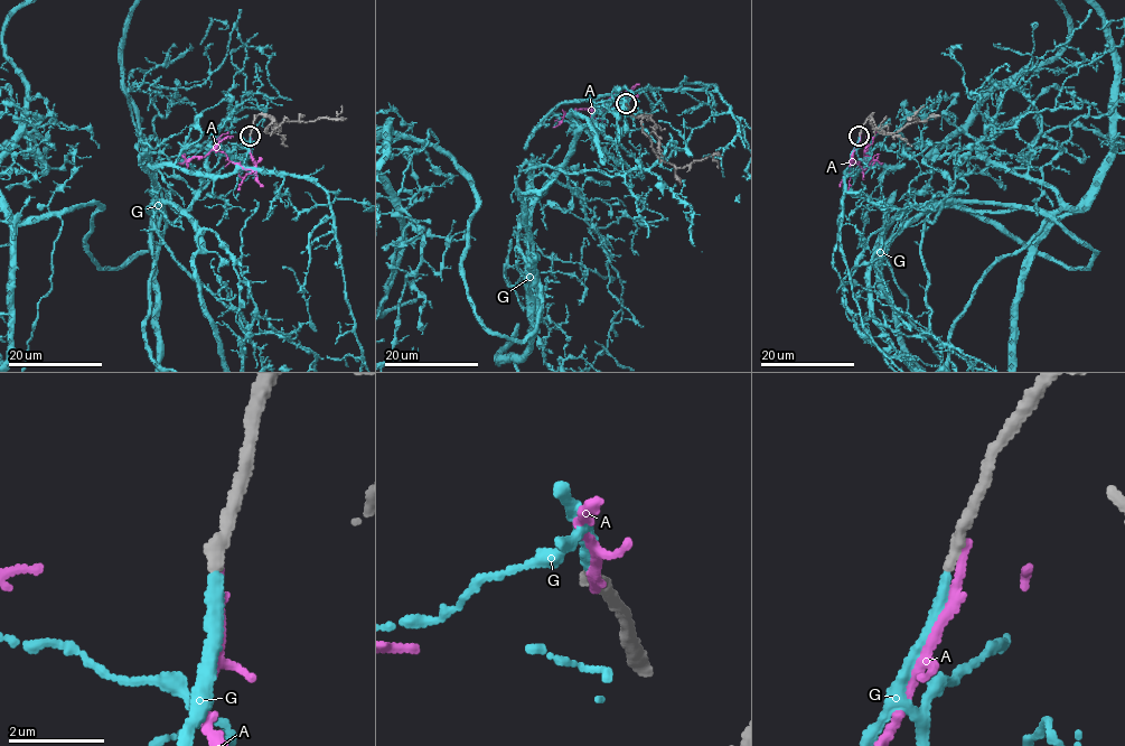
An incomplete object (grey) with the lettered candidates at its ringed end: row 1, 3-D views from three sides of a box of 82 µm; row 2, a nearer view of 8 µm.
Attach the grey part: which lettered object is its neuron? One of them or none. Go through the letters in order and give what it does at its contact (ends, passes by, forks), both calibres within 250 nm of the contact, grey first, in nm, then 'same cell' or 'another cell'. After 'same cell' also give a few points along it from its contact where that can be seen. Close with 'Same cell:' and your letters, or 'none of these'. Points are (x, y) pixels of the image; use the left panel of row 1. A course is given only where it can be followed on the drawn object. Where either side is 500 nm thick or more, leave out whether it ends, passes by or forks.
A: it ends; calibres 320 and 220 nm; another cell
G: it ends; calibres 280 and 240 nm; same cell
Same cell: G

